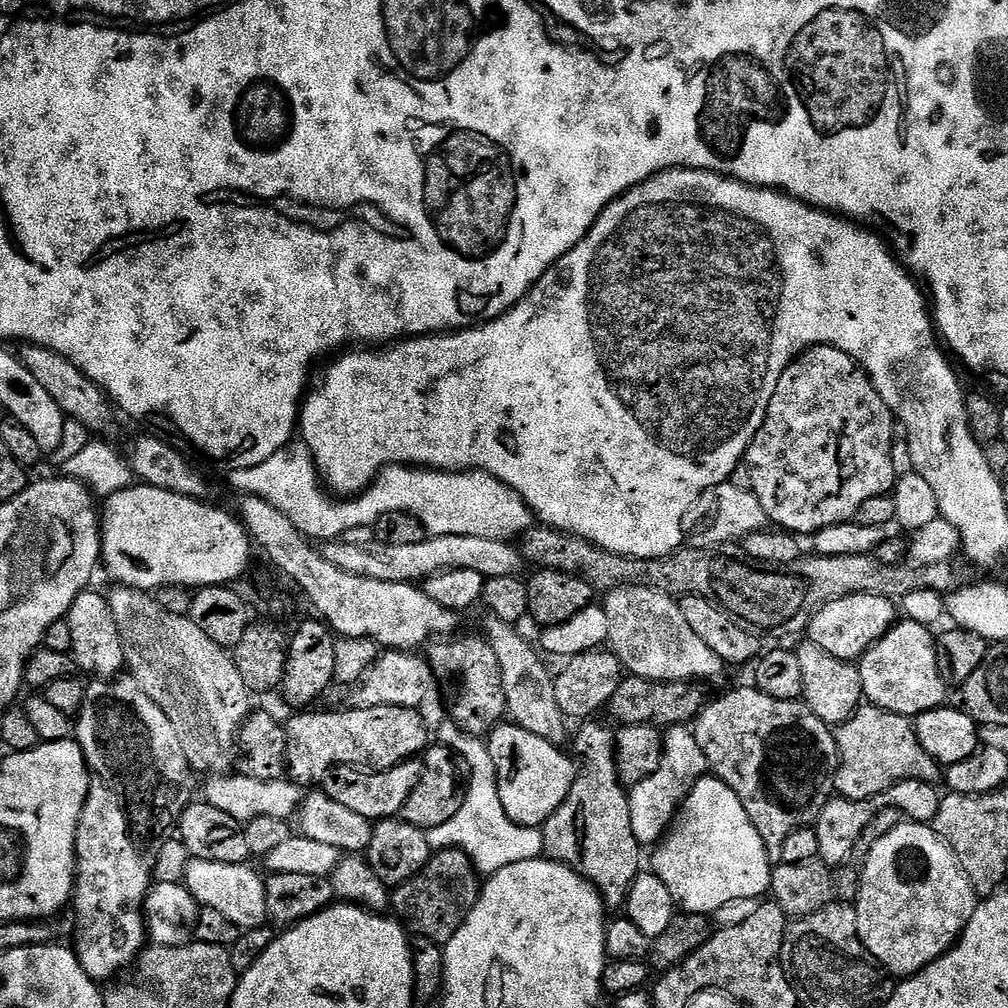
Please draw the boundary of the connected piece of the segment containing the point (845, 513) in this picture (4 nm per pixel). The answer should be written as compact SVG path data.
M830 344L805 348L778 378L766 418L748 447L746 467L750 470L751 490L762 502L769 521L777 529L808 538L826 526L855 521L858 509L868 499L889 495L898 479L892 461L892 440L888 437L892 424L891 410L882 402L867 372L850 354Z

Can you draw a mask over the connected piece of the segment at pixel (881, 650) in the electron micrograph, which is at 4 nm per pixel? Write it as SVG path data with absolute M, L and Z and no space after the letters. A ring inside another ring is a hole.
M901 619L881 640L870 646L866 655L860 657L858 667L862 674L862 690L869 705L915 718L945 703L946 685L942 674L938 674L936 641L933 633L928 632L931 631L927 624Z

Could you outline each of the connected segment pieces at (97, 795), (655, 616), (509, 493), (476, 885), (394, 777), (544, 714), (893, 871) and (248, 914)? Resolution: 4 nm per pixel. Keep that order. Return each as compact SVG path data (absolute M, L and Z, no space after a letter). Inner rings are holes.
M124 674L119 678L93 679L84 689L84 705L74 717L74 739L79 744L84 761L88 764L88 797L84 803L84 809L80 815L80 825L76 831L76 886L74 889L74 905L76 904L76 924L74 920L74 936L76 932L76 944L74 951L80 960L82 970L91 980L97 982L108 982L119 974L123 968L131 969L135 965L142 949L146 944L146 929L144 927L144 914L142 905L149 888L154 883L156 871L156 859L160 853L160 847L164 841L169 839L168 832L177 827L180 815L188 805L193 803L192 779L194 773L188 767L188 759L182 750L182 742L178 742L178 734L174 734L174 726L170 726L170 718L162 714L162 710L145 692L138 686L138 682L132 679L131 675Z
M630 586L629 588L613 588L603 597L602 607L606 614L606 622L610 622L607 643L611 651L615 652L620 663L624 665L625 673L640 676L643 679L664 681L666 683L705 682L704 680L716 680L726 671L724 661L690 630L686 617L680 609L680 600L674 596L667 596L665 592L659 592L653 588L642 586Z
M389 466L364 489L362 496L368 499L373 513L414 514L428 534L449 536L467 532L511 541L534 526L531 506L497 476L479 470L442 472L424 466Z
M446 848L433 851L418 875L391 889L390 908L413 937L425 936L443 946L458 934L462 922L476 904L481 887L481 877L471 858L462 849Z
M423 759L403 760L393 768L365 770L354 768L351 764L339 764L326 770L322 781L322 791L339 805L346 806L353 813L360 814L371 822L391 820L399 817L402 806L406 806L406 798L414 794L414 786L422 778Z
M487 613L484 620L483 633L488 645L498 657L502 670L503 689L506 690L507 706L511 721L524 730L529 730L538 737L545 738L551 744L563 745L566 738L568 722L558 706L555 697L555 677L544 664L541 653L518 632L515 625L503 622L492 613Z
M893 823L888 831L871 841L872 849L869 850L868 857L864 860L864 868L862 867L860 872L860 897L854 905L858 938L866 946L866 950L874 954L878 963L896 978L915 976L921 968L934 963L939 956L956 947L970 918L974 918L974 910L978 903L976 888L970 882L970 878L966 878L950 846L946 846L946 842L933 831L932 825L903 823ZM907 852L917 852L924 863L924 873L917 880L907 880L900 873L900 856L906 855Z
M192 860L183 878L183 883L190 890L197 904L218 910L241 930L259 928L268 920L264 881L265 877L259 876L248 864L227 864L205 860Z

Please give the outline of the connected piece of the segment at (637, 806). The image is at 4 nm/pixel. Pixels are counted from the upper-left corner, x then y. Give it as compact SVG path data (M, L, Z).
M669 727L663 733L663 738L662 762L658 770L654 770L650 778L630 788L630 826L634 830L634 838L638 838L641 846L655 846L664 839L690 790L710 772L706 754L702 754L702 746L698 746L698 738L691 727Z

